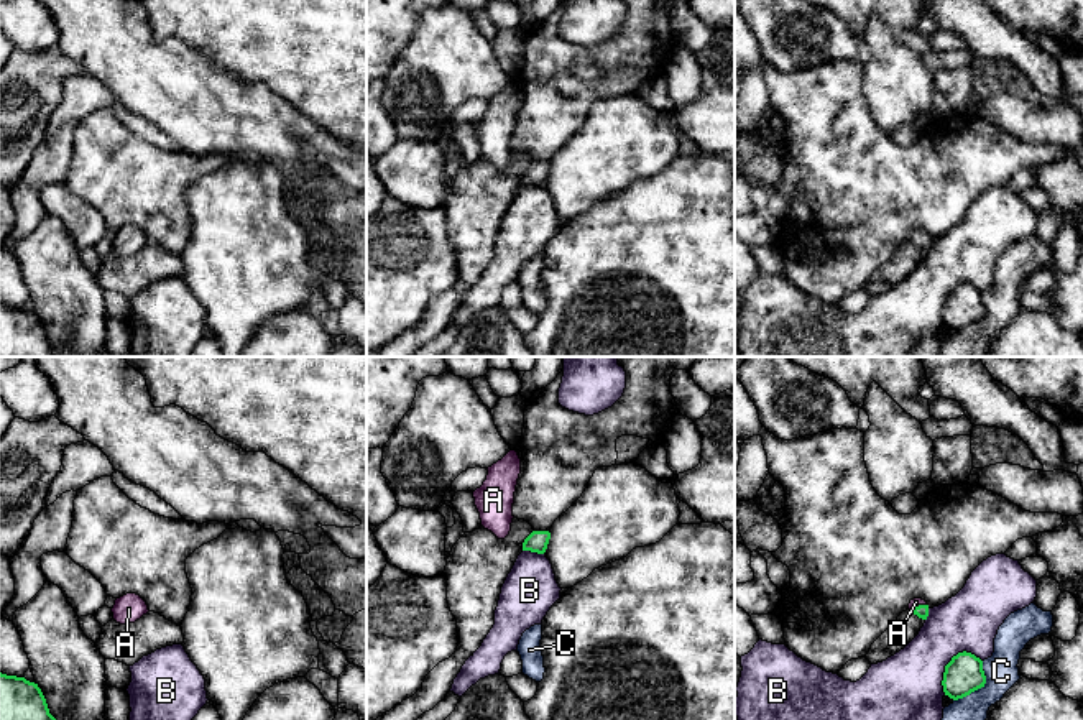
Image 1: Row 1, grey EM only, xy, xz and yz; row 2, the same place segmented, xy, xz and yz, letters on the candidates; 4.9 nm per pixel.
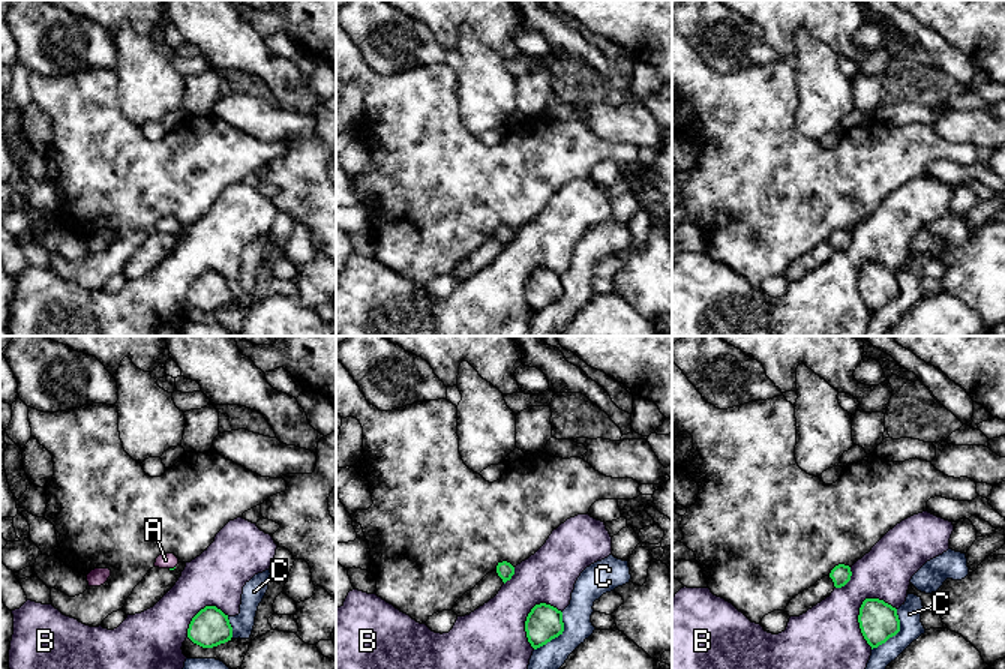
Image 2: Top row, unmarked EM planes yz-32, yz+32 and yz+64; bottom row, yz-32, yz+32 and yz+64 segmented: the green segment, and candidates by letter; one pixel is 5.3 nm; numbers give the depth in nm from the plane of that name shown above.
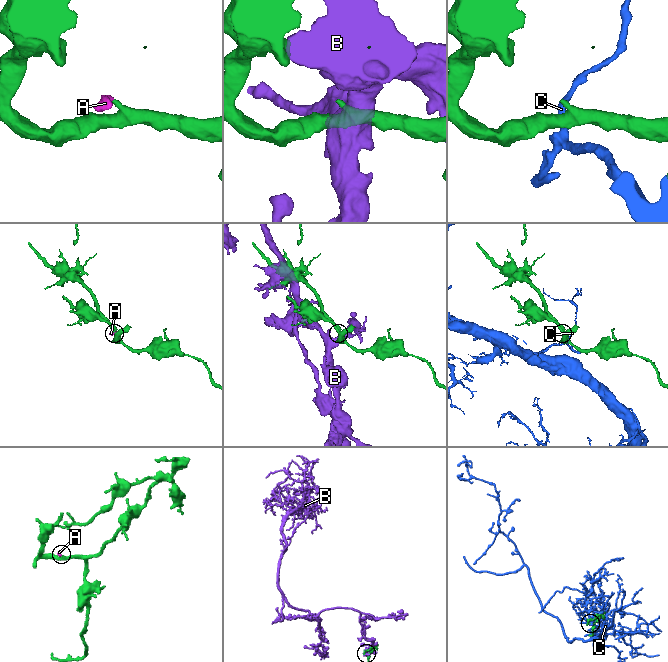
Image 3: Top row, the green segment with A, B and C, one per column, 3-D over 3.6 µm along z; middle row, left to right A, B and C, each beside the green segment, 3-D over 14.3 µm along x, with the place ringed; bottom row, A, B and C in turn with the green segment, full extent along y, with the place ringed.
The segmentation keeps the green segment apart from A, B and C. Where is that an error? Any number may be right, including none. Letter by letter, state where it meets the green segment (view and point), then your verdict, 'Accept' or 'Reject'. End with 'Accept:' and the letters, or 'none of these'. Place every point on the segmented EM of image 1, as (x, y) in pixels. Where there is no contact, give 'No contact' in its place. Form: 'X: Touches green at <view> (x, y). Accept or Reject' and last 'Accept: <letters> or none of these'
A: Touches green at yz (919, 605). Accept
B: Touches green at yz (949, 663). Reject
C: Touches green at yz (980, 687). Reject
Accept: A

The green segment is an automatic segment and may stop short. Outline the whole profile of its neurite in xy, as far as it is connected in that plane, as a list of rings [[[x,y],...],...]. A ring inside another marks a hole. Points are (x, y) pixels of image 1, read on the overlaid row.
[[[0,672],[0,720],[56,720],[38,684]]]

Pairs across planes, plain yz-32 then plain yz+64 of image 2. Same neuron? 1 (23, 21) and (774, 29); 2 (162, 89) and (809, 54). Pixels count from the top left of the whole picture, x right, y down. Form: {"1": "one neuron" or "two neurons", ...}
{"1": "two neurons", "2": "one neuron"}

